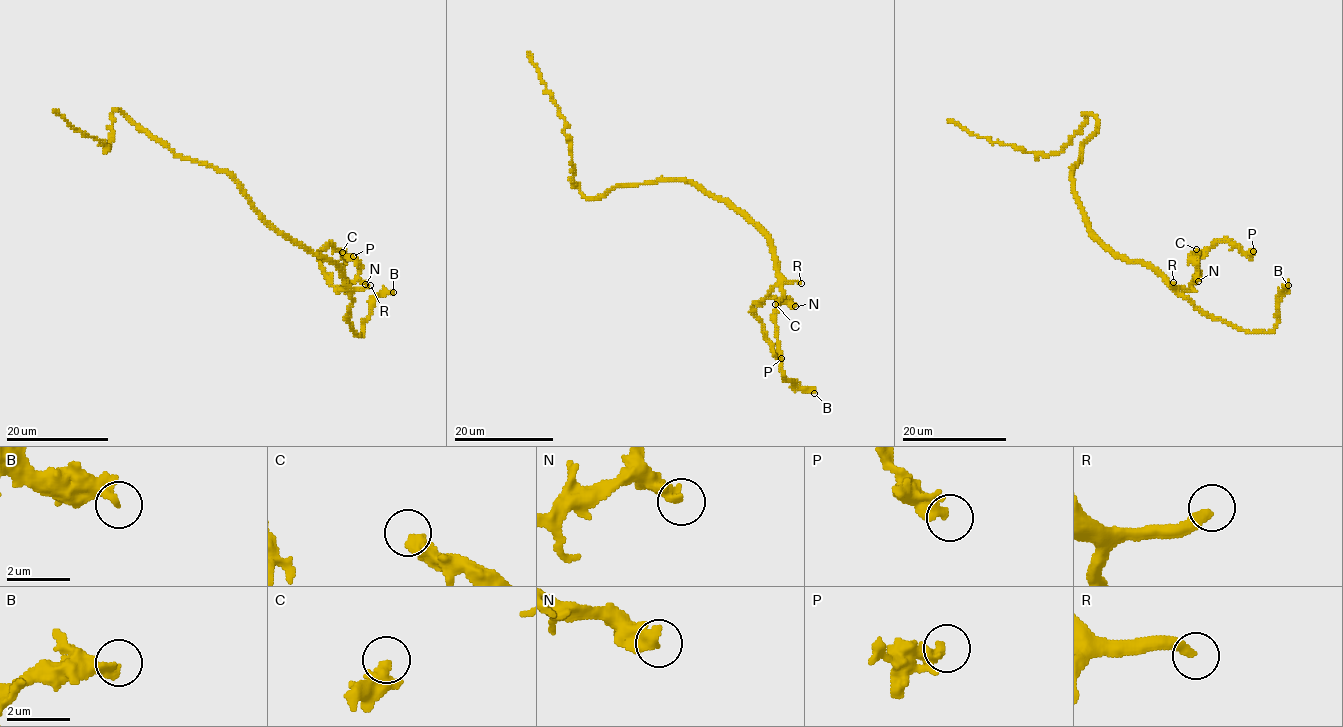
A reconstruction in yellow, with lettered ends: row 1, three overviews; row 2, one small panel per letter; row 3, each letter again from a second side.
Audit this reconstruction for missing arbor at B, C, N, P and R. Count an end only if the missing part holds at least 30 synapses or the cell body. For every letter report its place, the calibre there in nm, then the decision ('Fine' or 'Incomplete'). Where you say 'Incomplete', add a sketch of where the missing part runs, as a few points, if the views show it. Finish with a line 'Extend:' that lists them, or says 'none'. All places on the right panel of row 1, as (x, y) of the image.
B: Place: (1288, 285). Thickness 260 nm. Fine
C: Place: (1196, 249). Thickness 440 nm. Fine
N: Place: (1198, 281). Thickness 440 nm. Fine
P: Place: (1253, 251). Thickness 460 nm. Fine
R: Place: (1173, 282). Thickness 340 nm. Incomplete. Course of what is missing: (1173, 282), (1200, 280), (1226, 303), (1244, 303), (1252, 286), (1266, 272)
Extend: R

